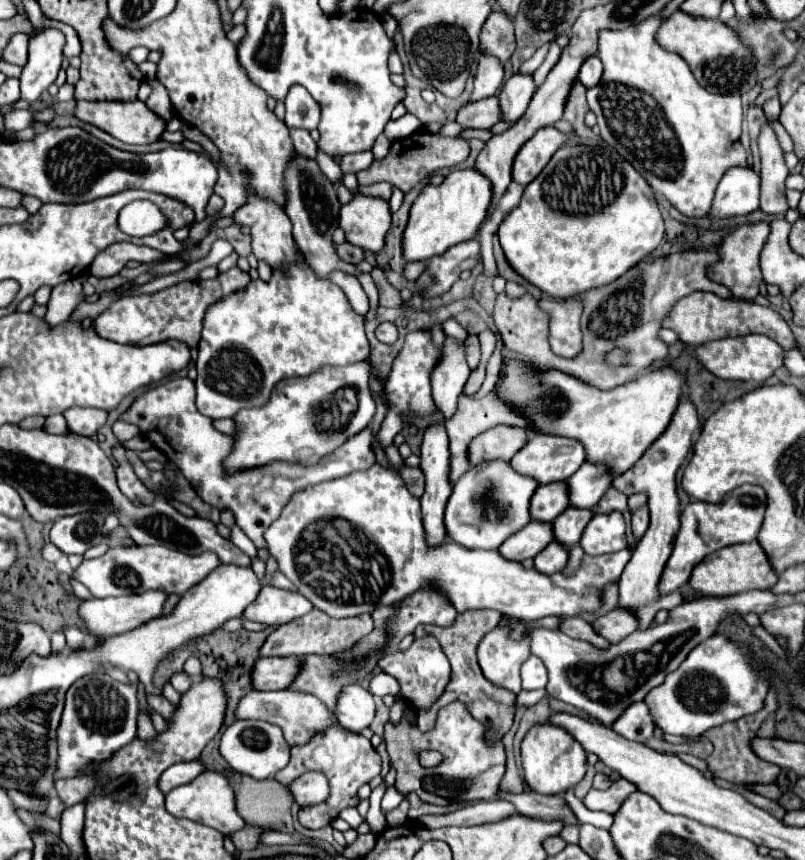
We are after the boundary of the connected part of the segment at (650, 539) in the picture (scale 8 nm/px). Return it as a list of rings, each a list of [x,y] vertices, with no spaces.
[[[680,398],[680,404],[668,424],[668,428],[662,432],[662,436],[656,438],[656,442],[652,442],[648,446],[644,456],[630,470],[616,476],[614,484],[612,484],[618,492],[622,492],[626,496],[632,496],[638,492],[646,492],[646,496],[648,496],[650,526],[648,526],[644,538],[638,542],[630,562],[626,564],[626,568],[620,576],[620,604],[618,604],[618,606],[630,608],[638,614],[640,630],[644,630],[652,624],[658,610],[672,610],[672,608],[684,604],[682,594],[675,592],[668,596],[660,596],[656,586],[658,586],[660,574],[664,570],[664,564],[672,554],[674,538],[680,528],[680,504],[678,504],[678,496],[676,496],[676,470],[688,456],[688,450],[692,446],[692,434],[696,432],[698,426],[700,426],[700,422],[698,422],[694,404],[688,398]]]

